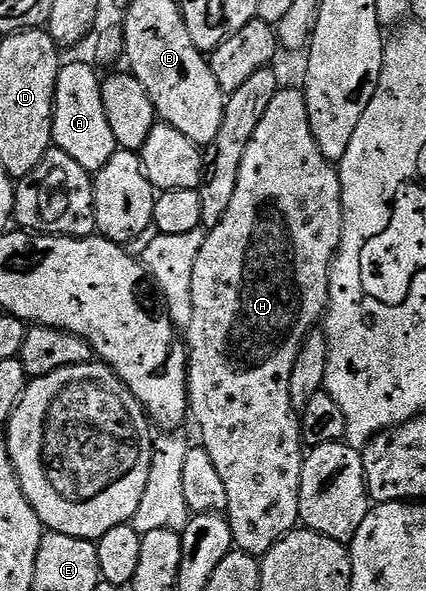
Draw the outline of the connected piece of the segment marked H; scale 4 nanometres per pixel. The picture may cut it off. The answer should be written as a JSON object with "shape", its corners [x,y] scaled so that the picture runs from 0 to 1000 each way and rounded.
{"shape":[[[660,149],[643,161],[643,168],[634,168],[634,181],[624,195],[615,195],[606,215],[596,215],[596,228],[577,249],[577,262],[568,262],[559,310],[549,316],[549,337],[540,337],[540,350],[531,364],[505,384],[486,389],[474,418],[465,425],[465,438],[455,445],[451,467],[451,538],[437,552],[446,699],[455,712],[460,706],[462,716],[469,717],[469,739],[479,745],[472,746],[474,758],[493,770],[531,824],[535,846],[531,873],[552,927],[594,939],[627,936],[636,922],[646,922],[660,909],[683,902],[704,882],[704,812],[718,766],[716,761],[704,761],[704,753],[709,755],[704,716],[685,689],[685,670],[676,665],[681,635],[690,628],[690,614],[704,599],[704,585],[763,535],[770,519],[770,464],[779,453],[782,433],[798,418],[805,382],[808,359],[798,349],[798,296],[791,281],[761,267],[732,228],[711,156],[702,149]]]}

